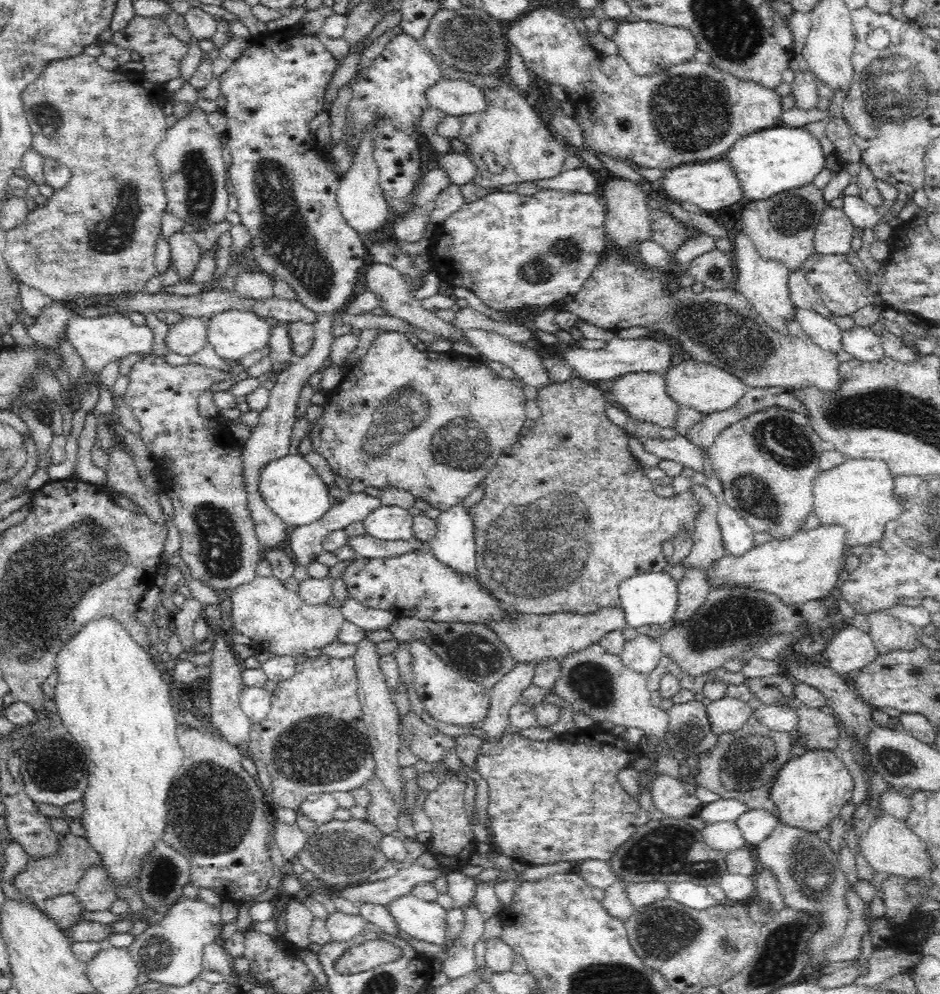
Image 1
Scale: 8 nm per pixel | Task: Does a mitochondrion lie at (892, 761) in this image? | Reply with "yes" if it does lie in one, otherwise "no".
yes

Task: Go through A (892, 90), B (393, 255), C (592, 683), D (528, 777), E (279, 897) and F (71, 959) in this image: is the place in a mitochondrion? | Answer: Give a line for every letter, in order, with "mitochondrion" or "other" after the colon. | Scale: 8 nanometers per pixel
A: mitochondrion
B: mitochondrion
C: mitochondrion
D: mitochondrion
E: other
F: other

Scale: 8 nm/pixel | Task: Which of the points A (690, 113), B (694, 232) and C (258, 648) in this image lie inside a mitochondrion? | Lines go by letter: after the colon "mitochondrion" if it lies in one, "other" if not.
A: mitochondrion
B: other
C: other

